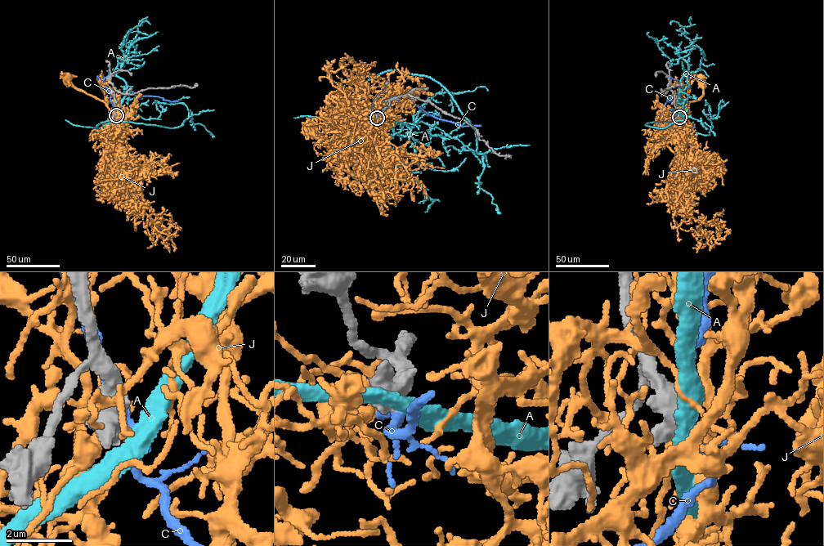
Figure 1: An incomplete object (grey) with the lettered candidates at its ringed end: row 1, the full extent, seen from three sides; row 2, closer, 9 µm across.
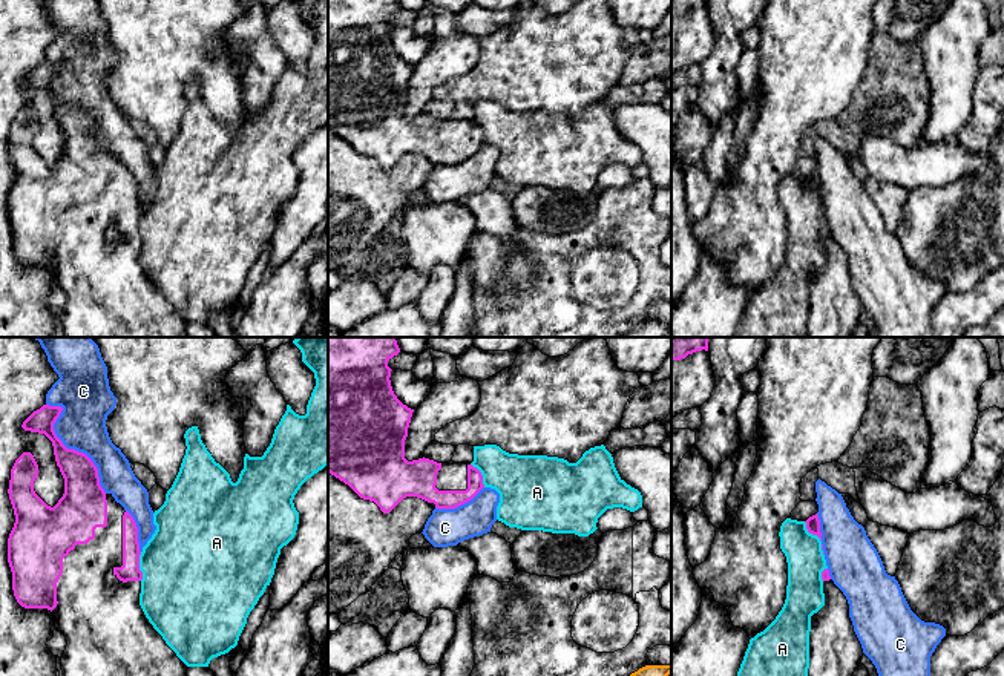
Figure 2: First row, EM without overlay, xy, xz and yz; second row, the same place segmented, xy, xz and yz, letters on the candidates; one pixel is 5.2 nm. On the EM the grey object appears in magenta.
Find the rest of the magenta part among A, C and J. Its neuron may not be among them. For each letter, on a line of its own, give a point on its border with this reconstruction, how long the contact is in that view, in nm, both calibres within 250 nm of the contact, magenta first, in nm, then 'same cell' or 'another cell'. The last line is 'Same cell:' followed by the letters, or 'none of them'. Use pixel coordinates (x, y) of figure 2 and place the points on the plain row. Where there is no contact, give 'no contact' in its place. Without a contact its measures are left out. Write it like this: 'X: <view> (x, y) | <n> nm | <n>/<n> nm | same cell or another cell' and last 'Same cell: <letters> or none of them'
A: xy (138, 223) | 150 nm | 100/460 nm | another cell
C: xy (66, 105) | 550 nm | 200/260 nm | another cell
J: no contact | another cell
Same cell: none of them

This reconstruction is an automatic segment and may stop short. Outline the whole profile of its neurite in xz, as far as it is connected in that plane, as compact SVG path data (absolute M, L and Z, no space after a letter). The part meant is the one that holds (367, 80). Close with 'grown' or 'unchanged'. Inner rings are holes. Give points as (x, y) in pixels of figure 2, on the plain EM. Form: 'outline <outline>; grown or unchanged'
outline M328 0L328 129L348 141L360 155L374 158L383 170L403 155L417 153L434 166L455 166L483 144L483 132L472 121L437 120L429 115L408 118L405 97L414 66L403 61L391 43L388 17L400 9L397 0Z; grown

